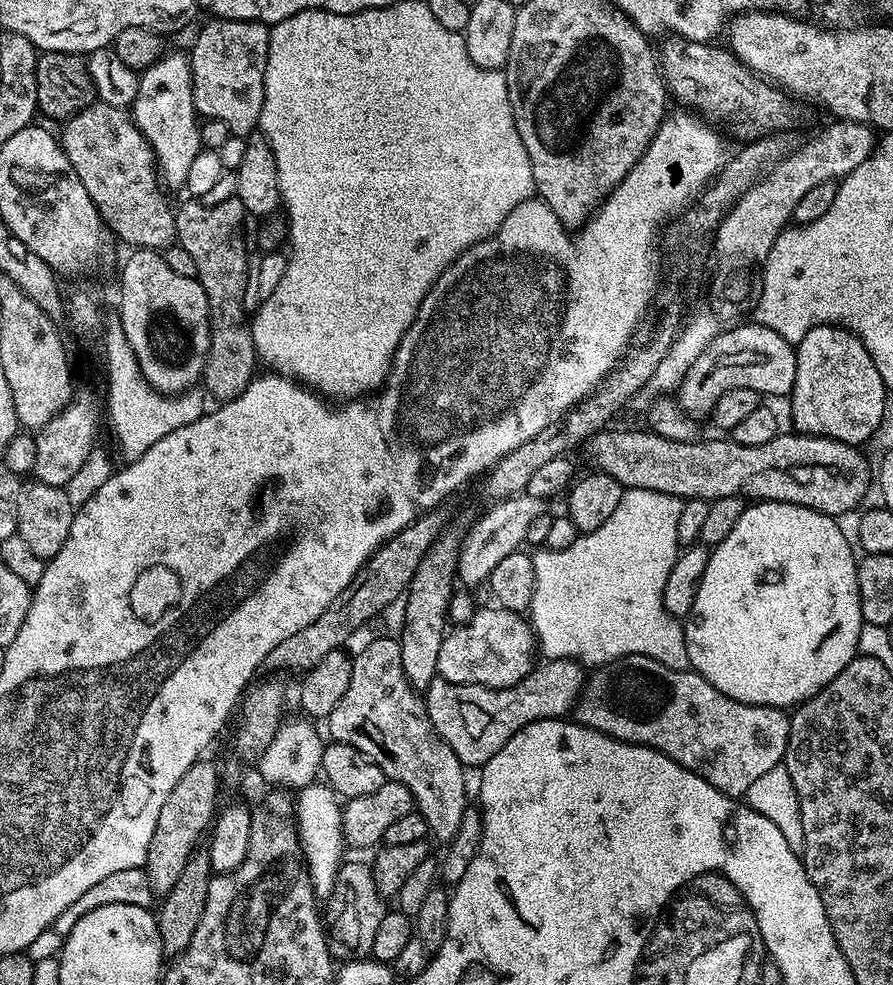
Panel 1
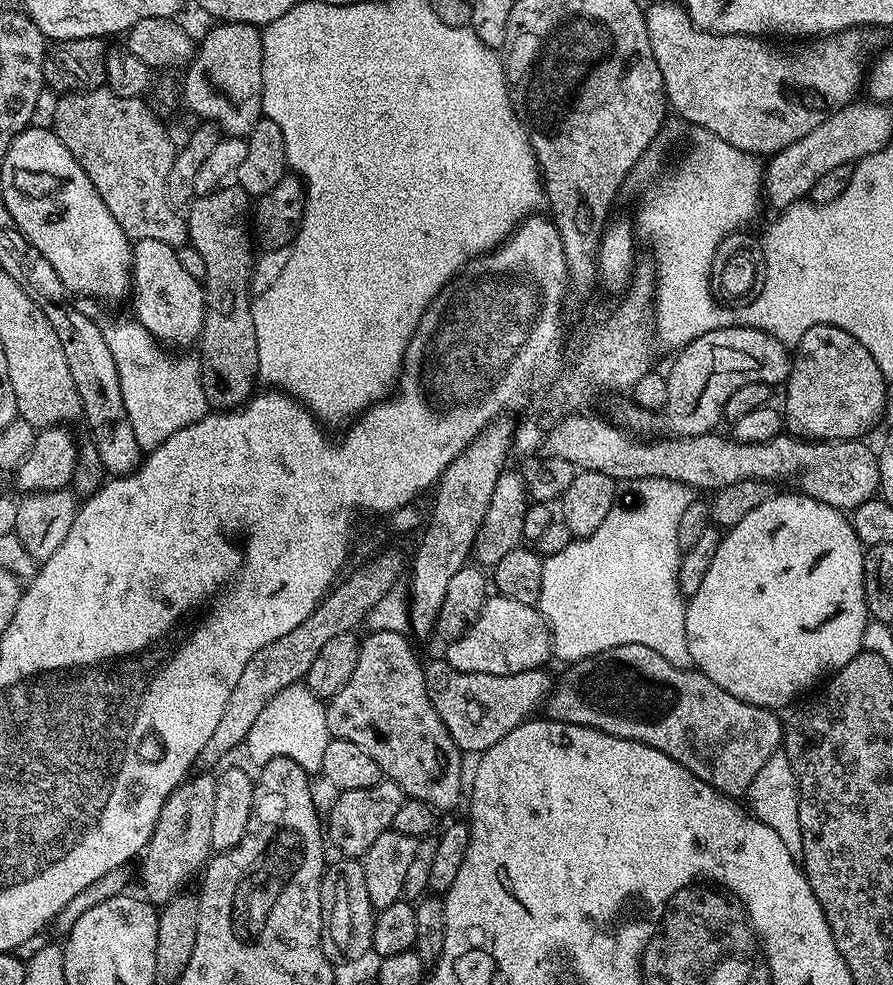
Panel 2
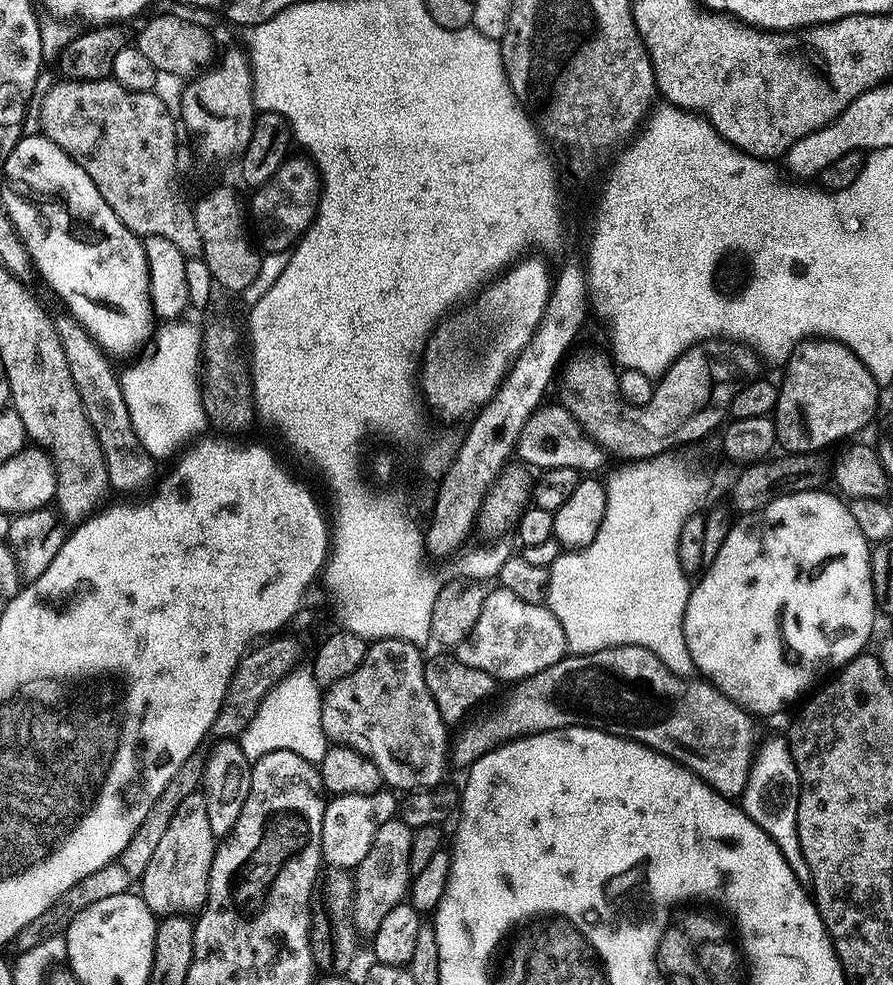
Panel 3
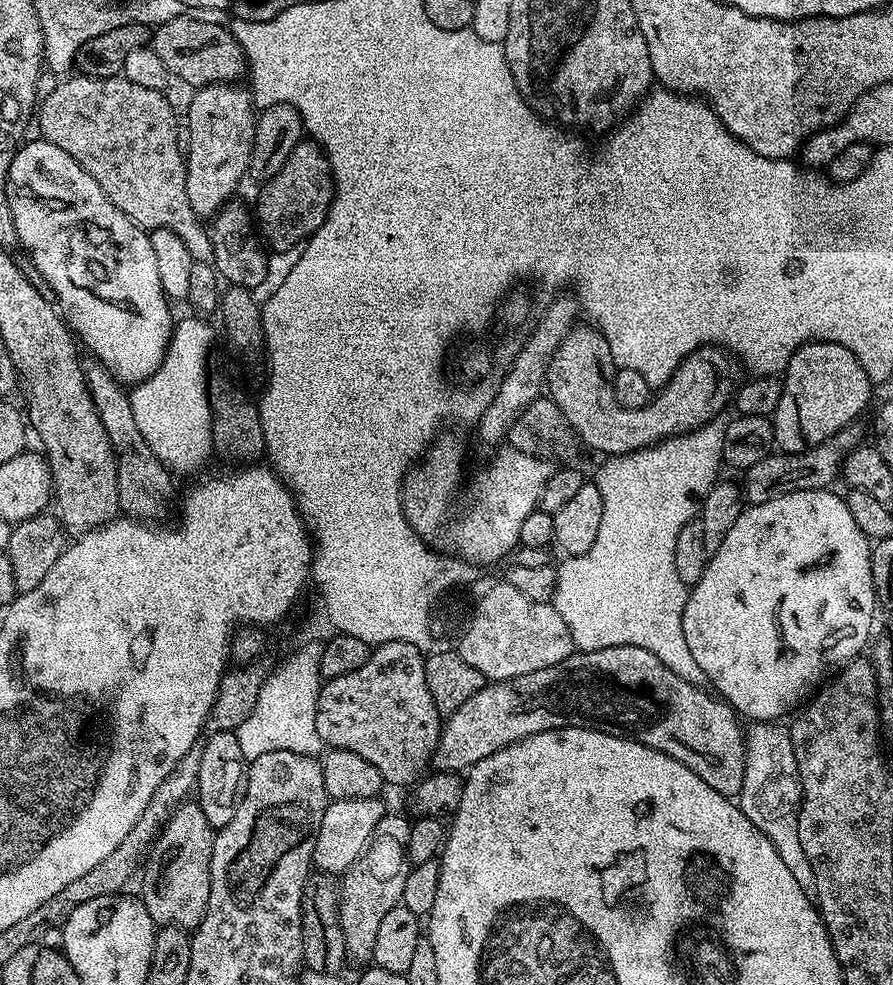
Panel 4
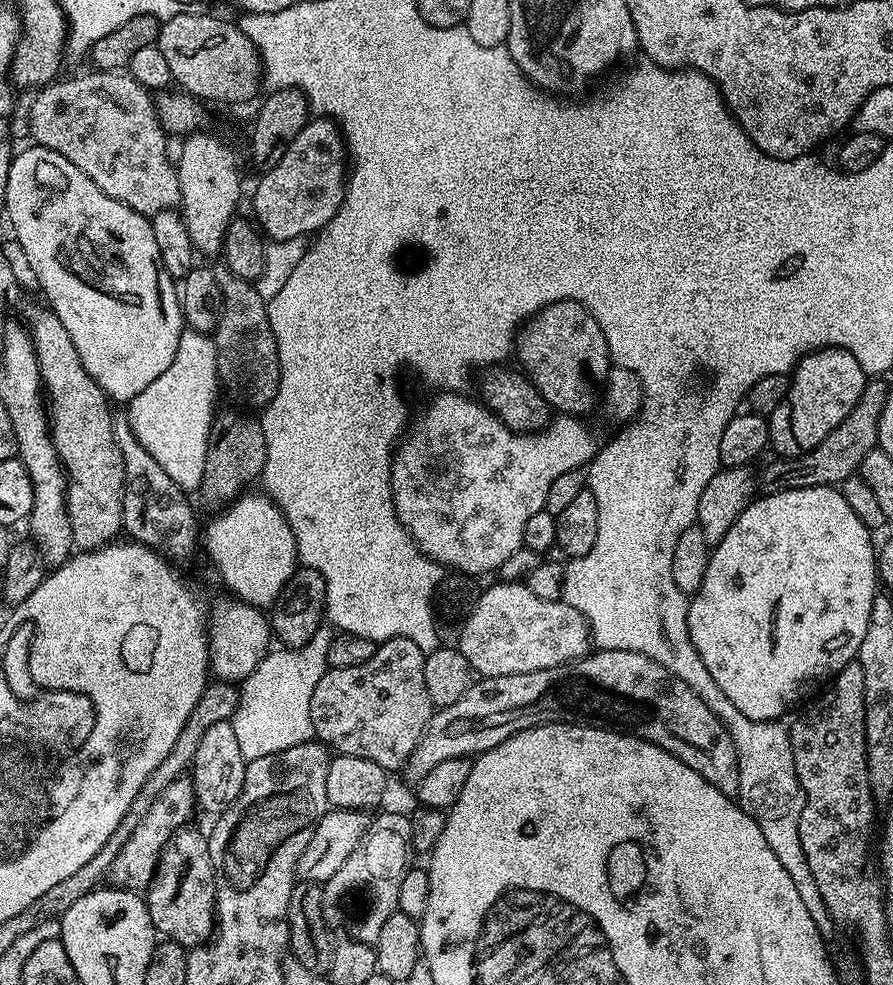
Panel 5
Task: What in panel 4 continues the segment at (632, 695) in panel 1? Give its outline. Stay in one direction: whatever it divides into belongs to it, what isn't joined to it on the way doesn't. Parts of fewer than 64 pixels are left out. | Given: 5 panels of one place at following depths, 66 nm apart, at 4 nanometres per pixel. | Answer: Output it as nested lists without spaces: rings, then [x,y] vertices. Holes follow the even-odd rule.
[[[610,646],[593,652],[576,650],[554,666],[546,666],[518,678],[485,683],[484,687],[466,698],[466,702],[462,702],[462,706],[443,721],[434,764],[445,772],[459,773],[530,734],[559,728],[598,728],[623,734],[662,754],[670,754],[670,758],[694,770],[706,786],[714,786],[718,794],[736,798],[740,794],[740,779],[744,776],[742,720],[735,708],[725,704],[711,691],[704,690],[701,685],[678,678],[674,670],[658,662],[650,650],[642,650],[642,646]]]

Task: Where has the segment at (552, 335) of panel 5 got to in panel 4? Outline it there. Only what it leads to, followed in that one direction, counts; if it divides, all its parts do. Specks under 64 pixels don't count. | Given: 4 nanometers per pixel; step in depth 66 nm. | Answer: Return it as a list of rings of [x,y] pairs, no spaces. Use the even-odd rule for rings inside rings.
[[[595,327],[570,329],[548,364],[547,395],[556,403],[581,441],[605,457],[641,452],[651,444],[715,421],[724,403],[733,399],[738,387],[737,361],[719,346],[705,346],[681,360],[667,385],[645,408],[624,408],[616,397],[614,365],[606,338]]]

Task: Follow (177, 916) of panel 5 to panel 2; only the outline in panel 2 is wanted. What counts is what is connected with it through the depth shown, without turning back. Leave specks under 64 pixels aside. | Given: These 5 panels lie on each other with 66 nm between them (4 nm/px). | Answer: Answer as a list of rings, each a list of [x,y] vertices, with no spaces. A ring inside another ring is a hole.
[[[196,774],[185,779],[166,798],[152,830],[152,837],[142,853],[144,865],[140,876],[144,879],[144,892],[149,904],[163,906],[185,891],[192,879],[203,873],[213,855],[210,830],[214,822],[214,798],[216,797],[216,776]]]

